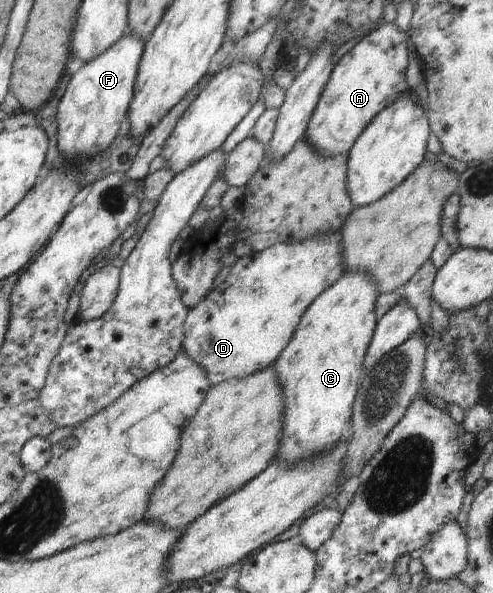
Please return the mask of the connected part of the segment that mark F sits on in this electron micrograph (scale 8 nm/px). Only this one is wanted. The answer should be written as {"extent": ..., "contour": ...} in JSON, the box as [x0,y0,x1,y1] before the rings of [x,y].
{"extent":[57,33,145,159],"contour":[[[127,33],[110,49],[86,62],[71,76],[58,103],[57,148],[64,159],[94,158],[105,152],[116,139],[122,121],[126,119],[145,42]]]}

